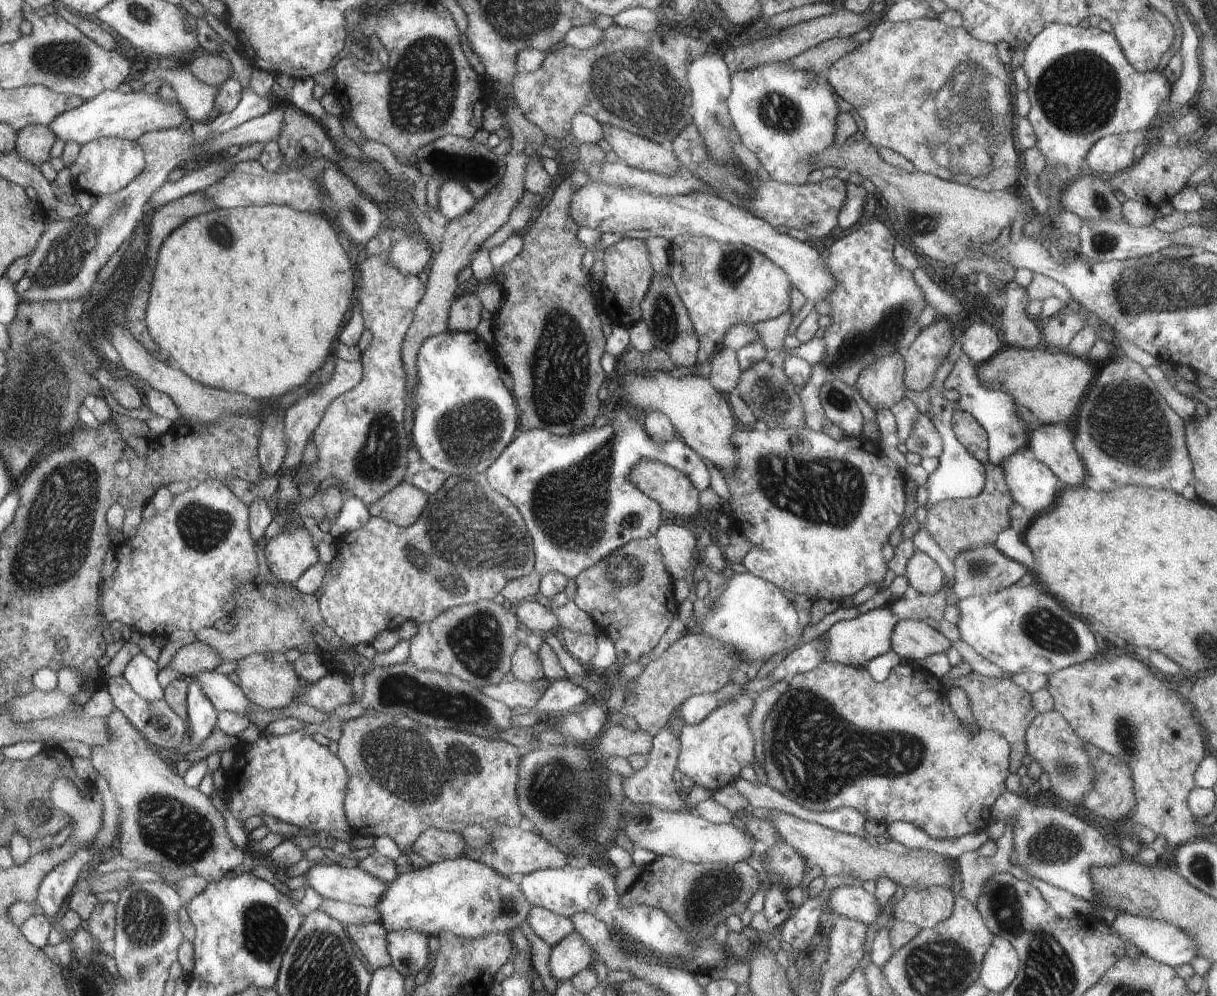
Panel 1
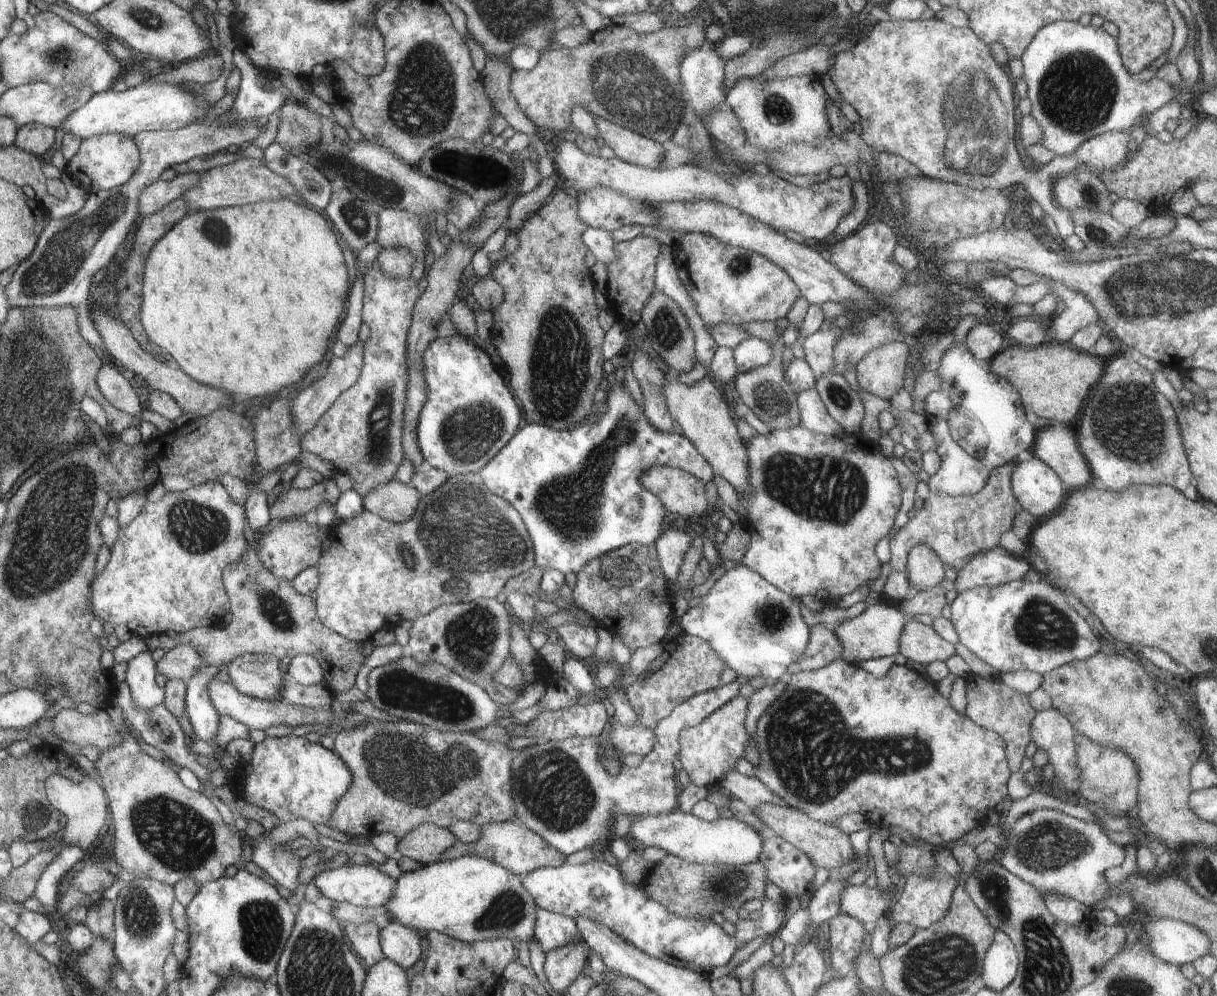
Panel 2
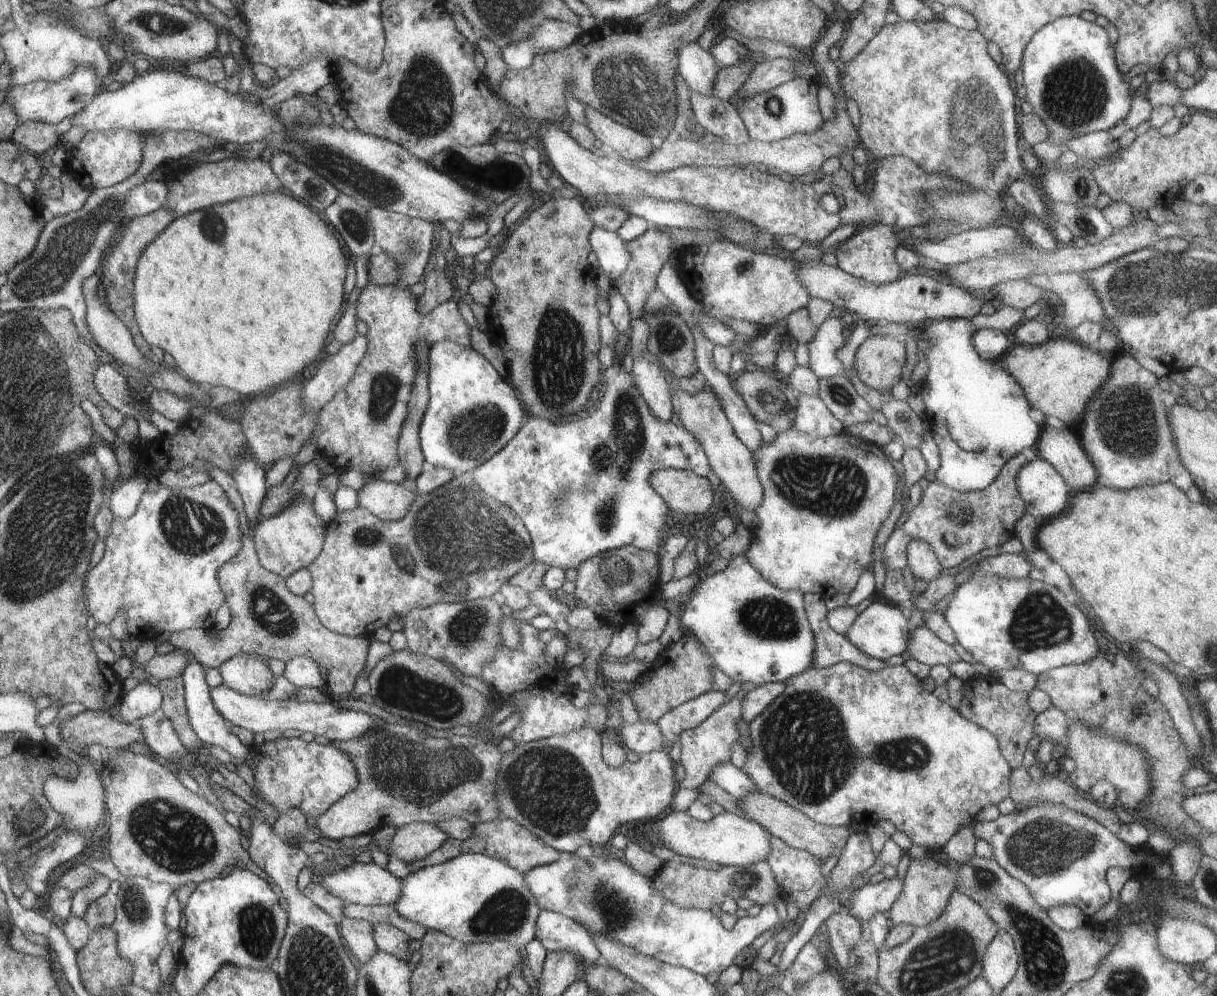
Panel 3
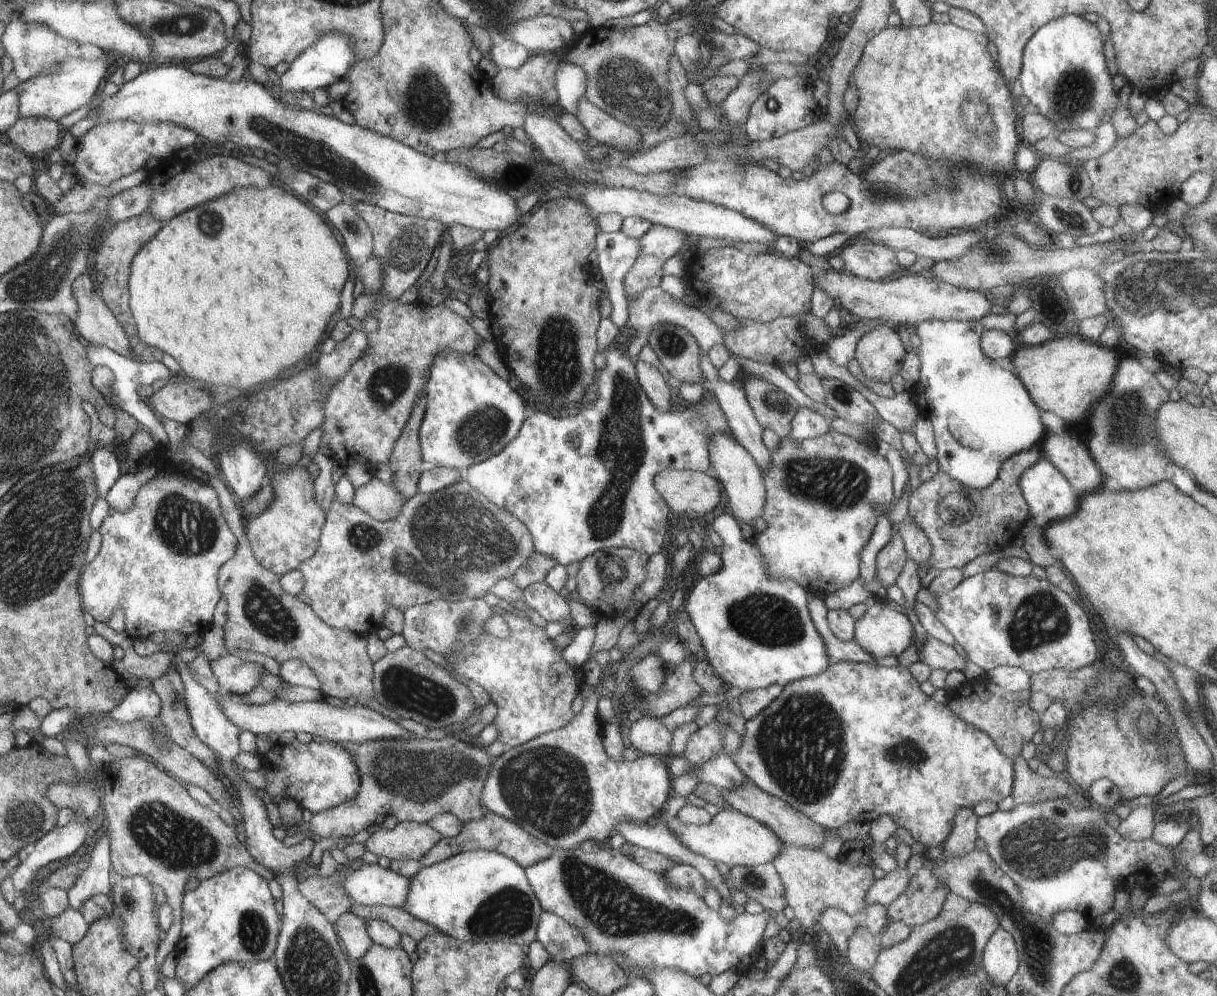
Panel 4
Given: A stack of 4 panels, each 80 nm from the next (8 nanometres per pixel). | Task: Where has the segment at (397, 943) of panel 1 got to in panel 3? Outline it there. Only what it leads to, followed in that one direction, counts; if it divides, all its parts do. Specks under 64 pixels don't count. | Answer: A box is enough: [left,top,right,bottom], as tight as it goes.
[373,924,413,963]

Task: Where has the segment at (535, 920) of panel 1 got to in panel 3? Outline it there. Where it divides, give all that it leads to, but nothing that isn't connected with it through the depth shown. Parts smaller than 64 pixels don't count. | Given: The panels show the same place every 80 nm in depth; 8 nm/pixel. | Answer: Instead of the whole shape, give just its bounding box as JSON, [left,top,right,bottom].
[535,909,602,965]

